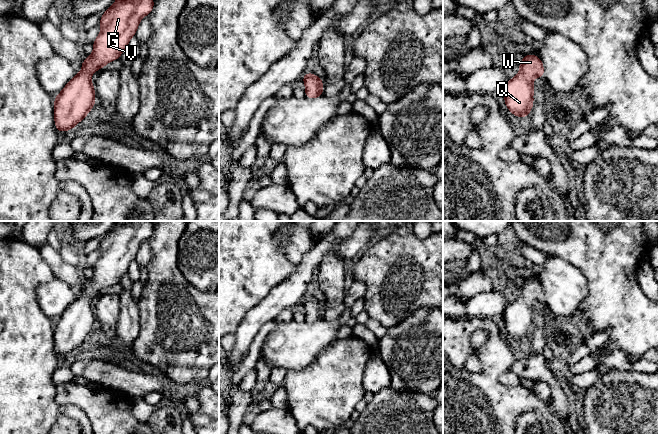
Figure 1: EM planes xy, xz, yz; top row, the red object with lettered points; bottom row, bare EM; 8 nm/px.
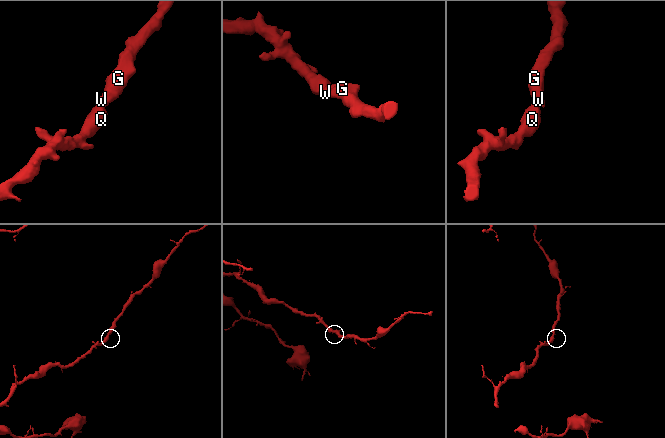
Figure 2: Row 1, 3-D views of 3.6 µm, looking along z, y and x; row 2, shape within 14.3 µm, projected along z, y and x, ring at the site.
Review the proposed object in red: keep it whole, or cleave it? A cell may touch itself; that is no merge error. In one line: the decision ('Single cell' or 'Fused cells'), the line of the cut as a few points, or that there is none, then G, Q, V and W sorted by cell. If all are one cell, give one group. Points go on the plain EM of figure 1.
Single cell. No split. Groups: G Q V W

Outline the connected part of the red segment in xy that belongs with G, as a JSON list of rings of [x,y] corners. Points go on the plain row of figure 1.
[[[118,221],[113,229],[107,233],[100,243],[101,256],[92,267],[93,277],[82,285],[82,295],[77,297],[63,314],[55,321],[54,344],[56,353],[61,357],[74,352],[87,337],[95,330],[95,314],[91,307],[91,299],[102,293],[107,287],[119,283],[121,277],[127,273],[129,264],[135,260],[141,243],[149,239],[154,231],[151,221]]]

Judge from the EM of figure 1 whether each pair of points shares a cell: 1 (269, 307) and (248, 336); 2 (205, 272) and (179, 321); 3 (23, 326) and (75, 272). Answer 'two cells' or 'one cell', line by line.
1: one cell
2: two cells
3: two cells

